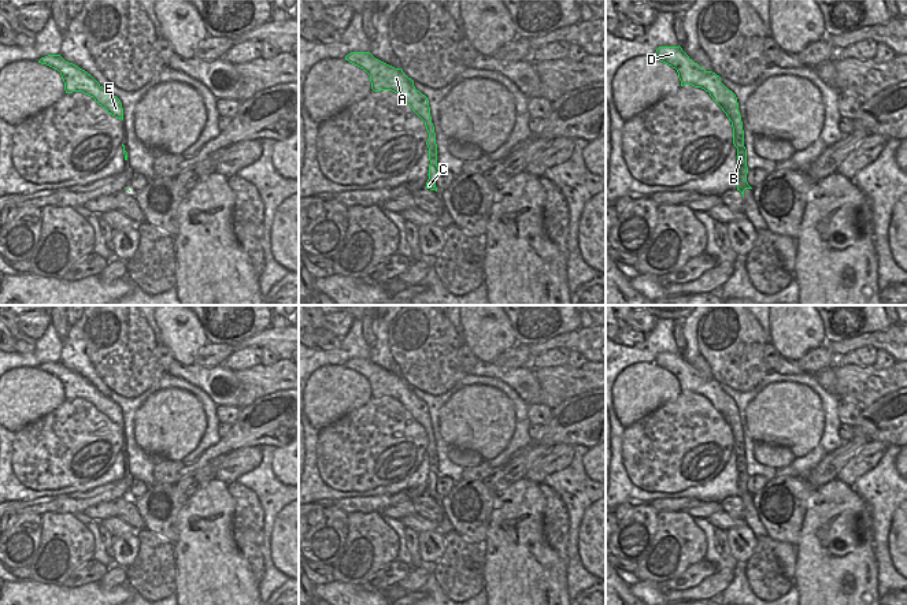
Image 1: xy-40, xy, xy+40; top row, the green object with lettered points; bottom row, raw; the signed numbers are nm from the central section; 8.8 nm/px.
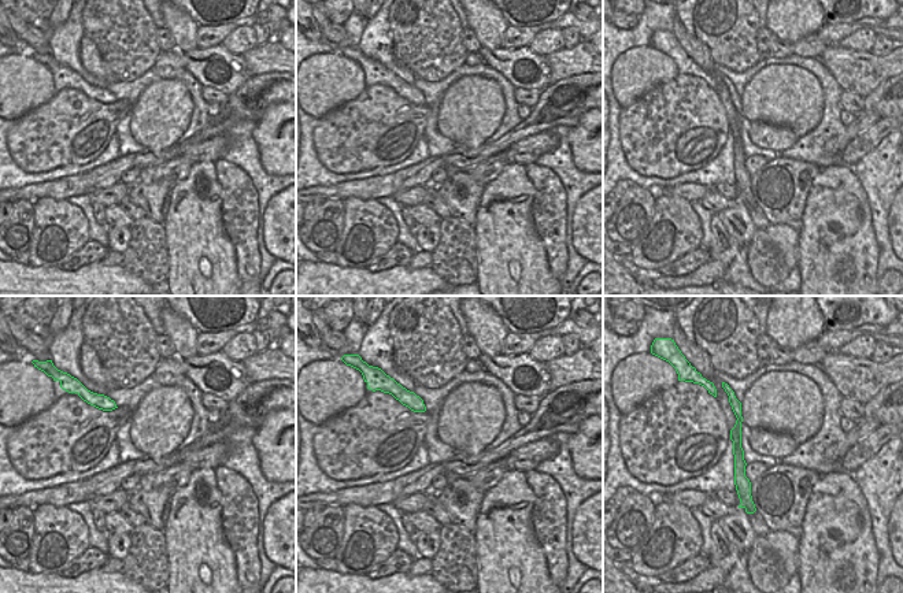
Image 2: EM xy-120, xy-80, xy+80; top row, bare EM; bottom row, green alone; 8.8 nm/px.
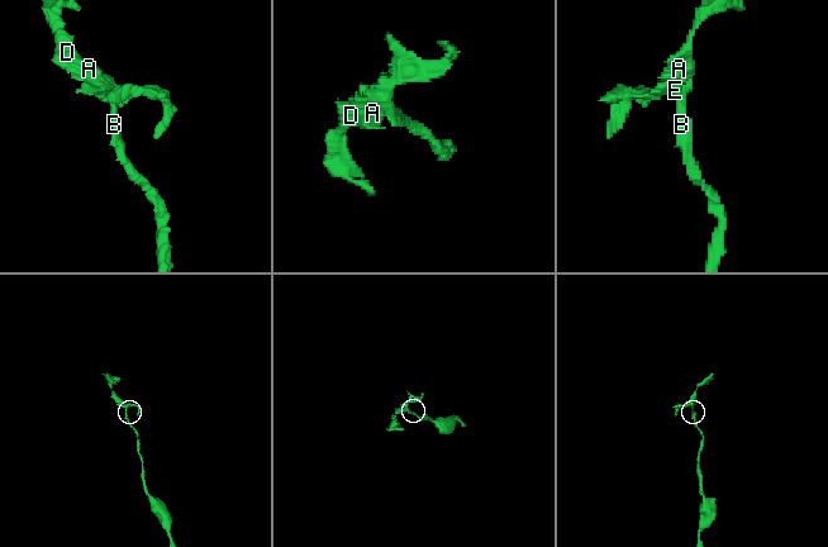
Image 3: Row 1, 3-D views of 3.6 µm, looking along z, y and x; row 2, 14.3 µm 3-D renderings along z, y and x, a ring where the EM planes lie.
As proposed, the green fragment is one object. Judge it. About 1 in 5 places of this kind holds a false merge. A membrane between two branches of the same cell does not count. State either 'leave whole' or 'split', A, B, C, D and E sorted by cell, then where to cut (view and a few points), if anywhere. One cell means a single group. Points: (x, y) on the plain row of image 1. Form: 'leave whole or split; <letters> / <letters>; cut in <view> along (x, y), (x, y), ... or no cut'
split; A D E / B C; cut in xy+40 along (743, 442), (737, 456)

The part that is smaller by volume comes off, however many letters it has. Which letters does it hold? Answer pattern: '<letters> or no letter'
A, D, E

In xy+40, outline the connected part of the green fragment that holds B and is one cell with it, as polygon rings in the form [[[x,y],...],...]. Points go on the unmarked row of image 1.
[[[741,443],[741,452],[737,456],[737,497],[741,498],[743,504],[745,495],[752,495],[747,489],[747,480],[747,456],[744,453],[744,443]]]

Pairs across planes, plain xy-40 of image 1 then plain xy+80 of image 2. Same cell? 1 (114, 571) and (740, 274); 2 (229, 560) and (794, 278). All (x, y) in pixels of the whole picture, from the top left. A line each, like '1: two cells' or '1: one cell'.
1: two cells
2: two cells

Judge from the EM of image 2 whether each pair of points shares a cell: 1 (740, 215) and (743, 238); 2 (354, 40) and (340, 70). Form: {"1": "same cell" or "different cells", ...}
{"1": "same cell", "2": "different cells"}

